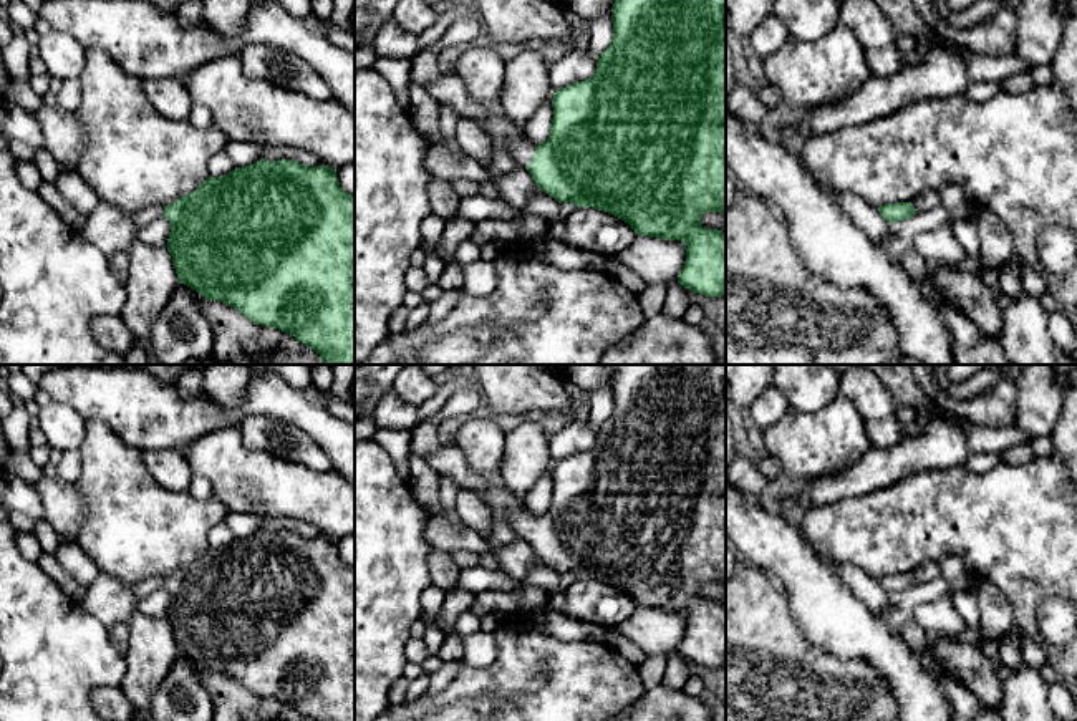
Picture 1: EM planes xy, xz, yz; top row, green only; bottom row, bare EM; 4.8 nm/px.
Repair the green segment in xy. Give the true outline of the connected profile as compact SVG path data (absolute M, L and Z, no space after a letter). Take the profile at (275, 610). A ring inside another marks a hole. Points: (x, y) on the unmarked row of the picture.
M260 530L245 539L235 539L227 547L209 549L194 564L167 577L149 577L129 587L138 600L164 587L171 595L167 622L172 628L179 655L191 658L207 671L217 671L237 680L257 696L267 696L290 704L313 721L355 721L355 567L340 559L336 542L321 535L308 539L292 530Z

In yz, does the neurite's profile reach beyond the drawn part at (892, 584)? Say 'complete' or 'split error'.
complete

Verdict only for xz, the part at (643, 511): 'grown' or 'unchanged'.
grown

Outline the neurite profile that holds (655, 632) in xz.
M636 607L618 628L646 656L671 656L686 633L686 620L681 612Z

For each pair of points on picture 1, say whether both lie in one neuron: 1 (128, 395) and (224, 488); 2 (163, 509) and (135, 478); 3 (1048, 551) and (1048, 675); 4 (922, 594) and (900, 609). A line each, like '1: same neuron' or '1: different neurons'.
1: different neurons
2: same neuron
3: different neurons
4: same neuron

